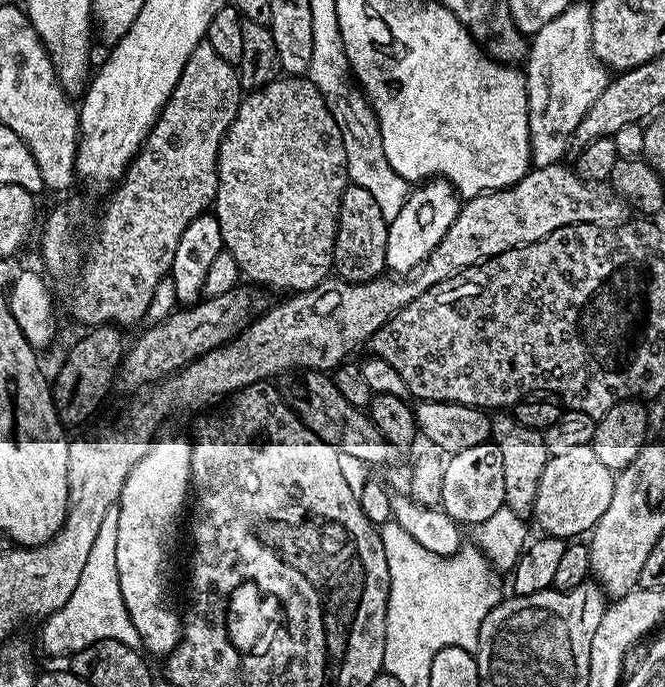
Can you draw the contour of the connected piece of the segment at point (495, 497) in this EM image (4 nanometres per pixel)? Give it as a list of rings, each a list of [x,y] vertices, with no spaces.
[[[491,442],[470,446],[470,450],[451,453],[442,474],[439,507],[461,526],[475,526],[505,507],[506,478],[502,478],[502,450]]]

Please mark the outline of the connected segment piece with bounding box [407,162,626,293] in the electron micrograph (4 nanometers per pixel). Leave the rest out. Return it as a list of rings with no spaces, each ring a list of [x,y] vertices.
[[[567,163],[533,167],[517,184],[500,188],[497,192],[483,192],[460,205],[454,226],[446,230],[442,242],[434,246],[430,258],[421,264],[415,274],[407,277],[408,284],[417,293],[430,290],[446,278],[454,278],[462,270],[489,260],[511,248],[533,244],[546,238],[554,230],[571,224],[617,223],[626,207],[626,201],[611,183],[585,180]]]

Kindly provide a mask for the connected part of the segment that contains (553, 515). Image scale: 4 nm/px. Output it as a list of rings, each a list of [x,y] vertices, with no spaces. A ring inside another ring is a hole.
[[[591,444],[586,446],[574,446],[571,450],[565,450],[557,456],[549,455],[546,466],[542,470],[542,478],[536,484],[536,506],[534,520],[540,523],[541,533],[561,538],[580,538],[583,534],[591,533],[592,527],[606,514],[606,506],[610,506],[610,497],[614,494],[616,477],[613,469],[606,465],[594,454]]]

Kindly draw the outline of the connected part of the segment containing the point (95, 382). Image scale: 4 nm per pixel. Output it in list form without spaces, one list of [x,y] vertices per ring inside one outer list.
[[[98,324],[87,329],[88,332],[68,352],[68,357],[60,364],[56,380],[51,381],[52,401],[61,424],[84,424],[96,412],[103,400],[104,387],[114,376],[126,351],[126,340],[119,327],[111,324]]]

